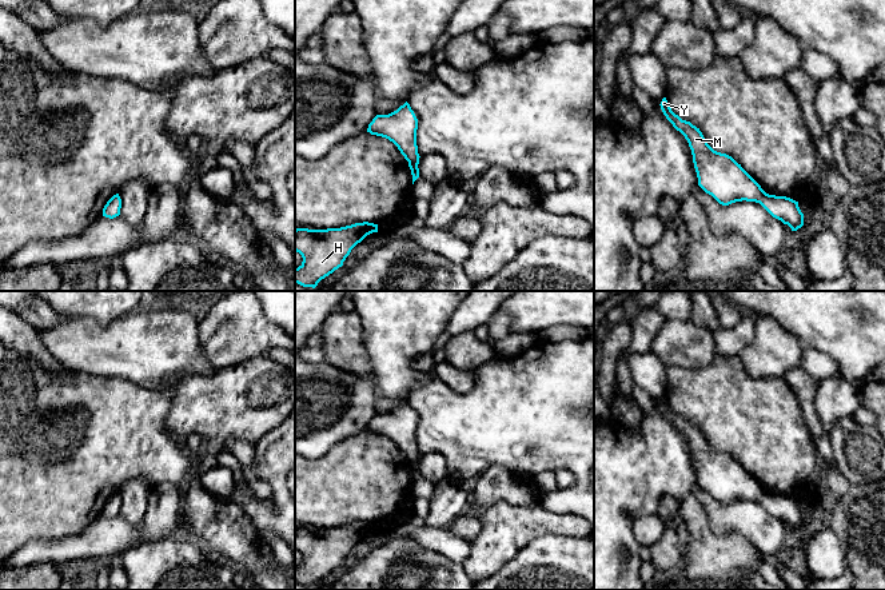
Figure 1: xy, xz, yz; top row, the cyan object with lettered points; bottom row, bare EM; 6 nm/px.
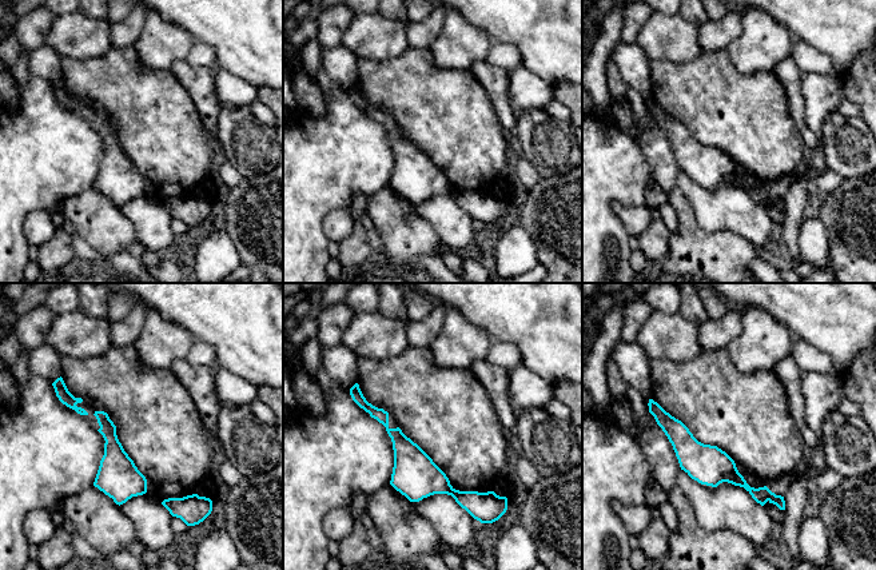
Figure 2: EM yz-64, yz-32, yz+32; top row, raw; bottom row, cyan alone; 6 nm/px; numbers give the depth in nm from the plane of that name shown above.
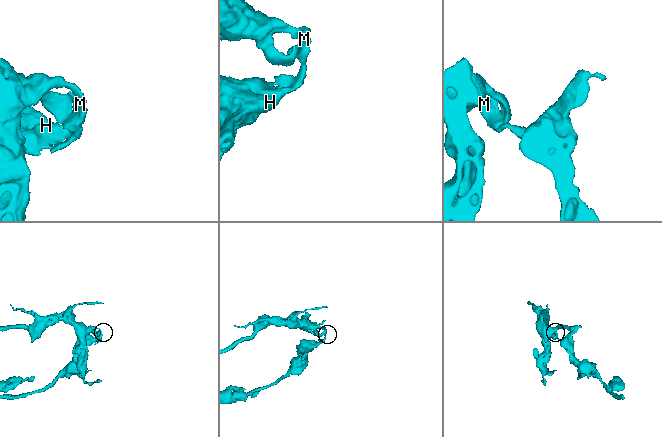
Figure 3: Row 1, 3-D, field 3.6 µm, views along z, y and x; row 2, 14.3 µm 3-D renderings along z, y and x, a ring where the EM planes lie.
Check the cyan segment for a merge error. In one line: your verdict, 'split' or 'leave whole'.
split

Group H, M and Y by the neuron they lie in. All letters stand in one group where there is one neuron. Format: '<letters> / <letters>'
H / M Y

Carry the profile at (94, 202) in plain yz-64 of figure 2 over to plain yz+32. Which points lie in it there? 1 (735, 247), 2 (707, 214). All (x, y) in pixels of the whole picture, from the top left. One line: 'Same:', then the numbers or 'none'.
Same: 1

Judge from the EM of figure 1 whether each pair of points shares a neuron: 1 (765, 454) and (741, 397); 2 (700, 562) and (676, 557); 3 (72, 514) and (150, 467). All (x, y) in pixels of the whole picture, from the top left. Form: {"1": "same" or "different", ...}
{"1": "same", "2": "different", "3": "same"}

